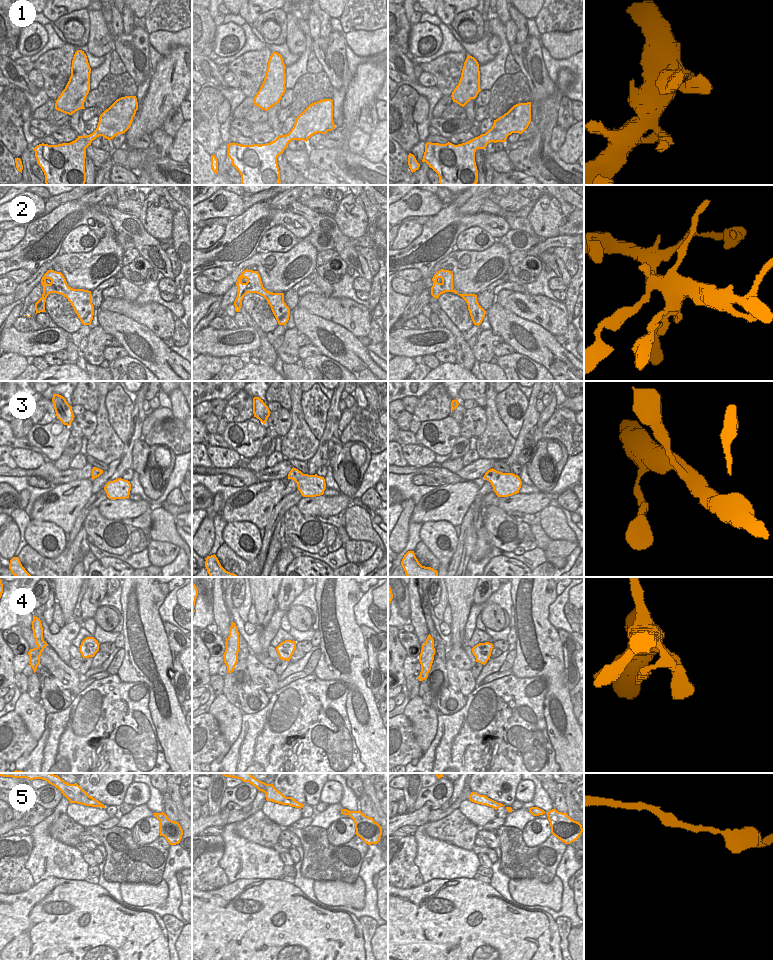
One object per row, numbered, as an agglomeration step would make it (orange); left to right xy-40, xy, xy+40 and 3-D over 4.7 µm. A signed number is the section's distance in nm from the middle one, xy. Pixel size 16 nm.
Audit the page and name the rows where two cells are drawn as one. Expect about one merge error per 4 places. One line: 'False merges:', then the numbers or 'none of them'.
False merges: none of them.

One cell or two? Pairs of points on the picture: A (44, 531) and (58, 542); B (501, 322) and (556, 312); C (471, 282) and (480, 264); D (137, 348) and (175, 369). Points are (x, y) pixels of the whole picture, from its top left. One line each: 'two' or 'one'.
A: one
B: two
C: one
D: one

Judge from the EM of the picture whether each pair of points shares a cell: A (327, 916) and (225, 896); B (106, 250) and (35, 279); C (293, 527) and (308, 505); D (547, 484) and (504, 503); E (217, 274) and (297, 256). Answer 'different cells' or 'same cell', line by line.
A: same cell
B: same cell
C: different cells
D: different cells
E: different cells

